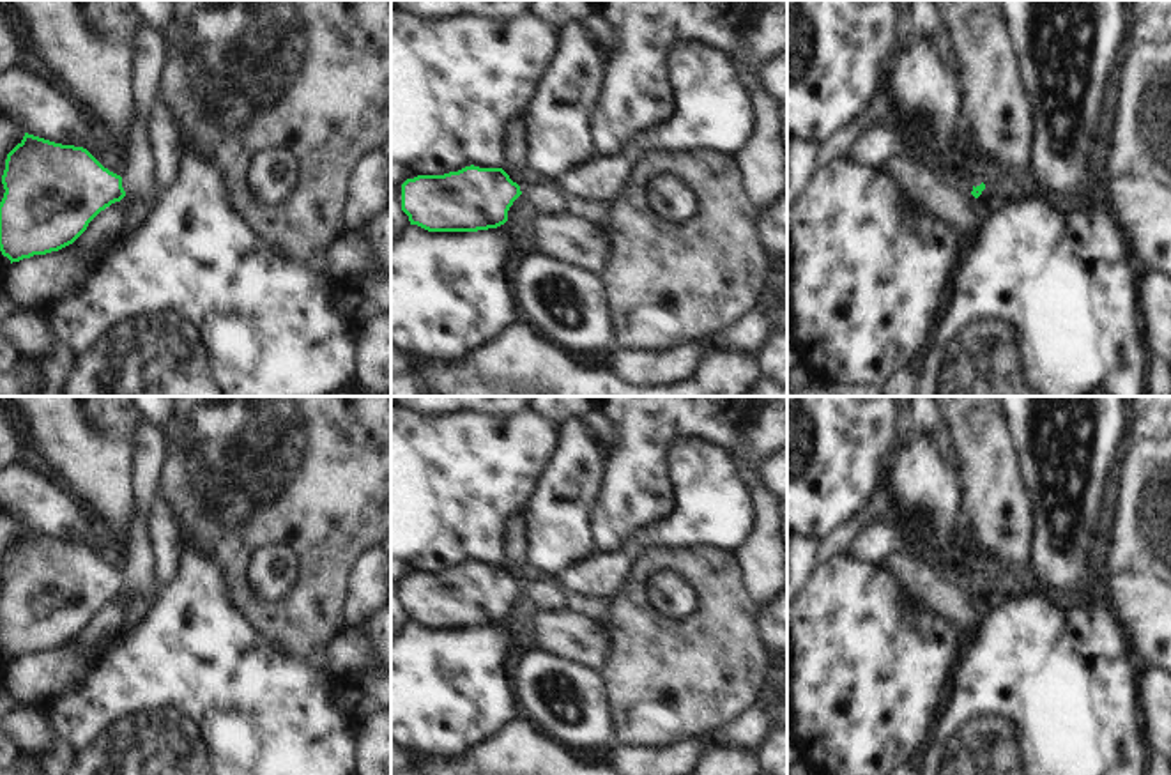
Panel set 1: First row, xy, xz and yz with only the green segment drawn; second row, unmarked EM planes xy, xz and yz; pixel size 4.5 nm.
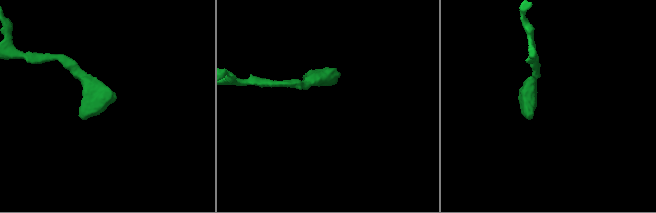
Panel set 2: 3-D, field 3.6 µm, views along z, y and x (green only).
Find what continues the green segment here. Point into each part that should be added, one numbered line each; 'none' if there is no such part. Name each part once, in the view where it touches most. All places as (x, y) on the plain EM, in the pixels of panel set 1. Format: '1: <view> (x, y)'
1: xy (138, 577)

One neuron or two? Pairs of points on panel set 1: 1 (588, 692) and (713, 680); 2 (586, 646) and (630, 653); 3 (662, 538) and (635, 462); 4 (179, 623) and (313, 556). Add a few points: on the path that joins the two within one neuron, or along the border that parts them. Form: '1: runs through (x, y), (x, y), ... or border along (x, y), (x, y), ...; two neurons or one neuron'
1: border along (596, 671), (616, 731); two neurons
2: border along (600, 621), (609, 637), (609, 657), (598, 671); two neurons
3: border along (673, 506), (664, 517), (642, 526), (621, 545); two neurons
4: border along (211, 560), (223, 574), (230, 602), (255, 630); two neurons

